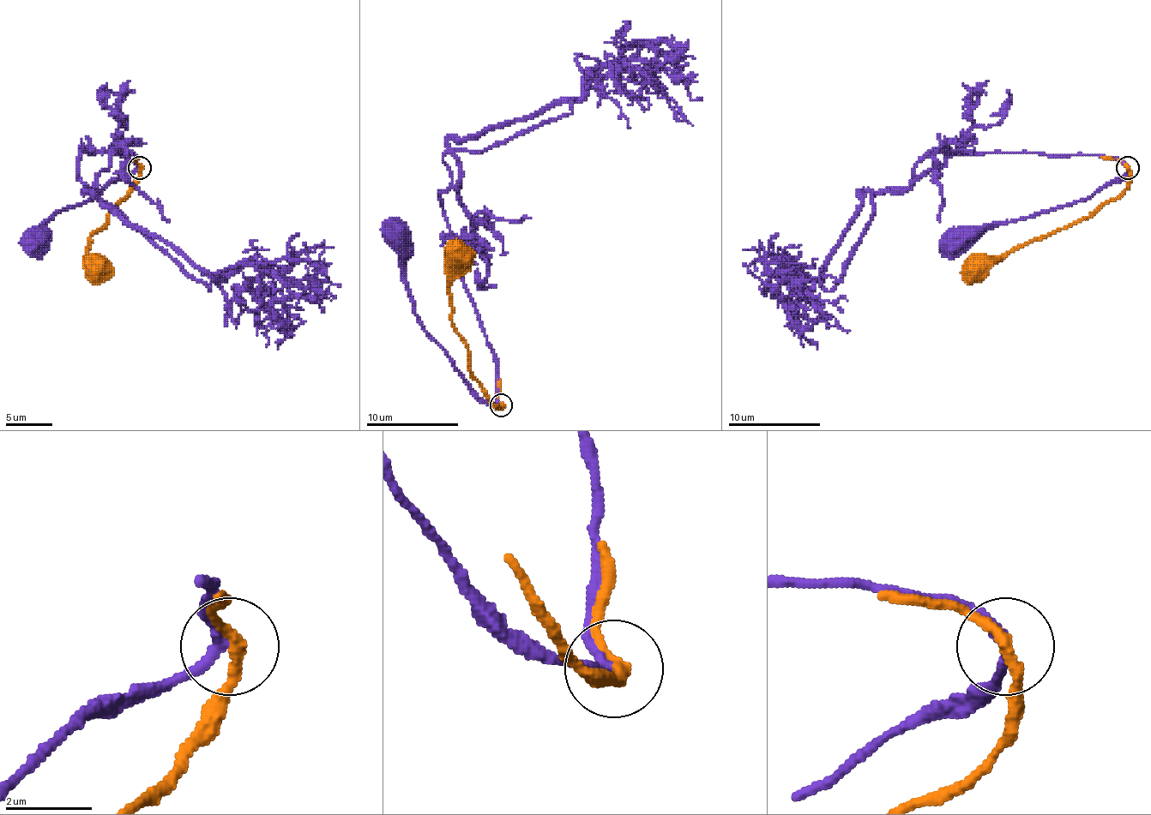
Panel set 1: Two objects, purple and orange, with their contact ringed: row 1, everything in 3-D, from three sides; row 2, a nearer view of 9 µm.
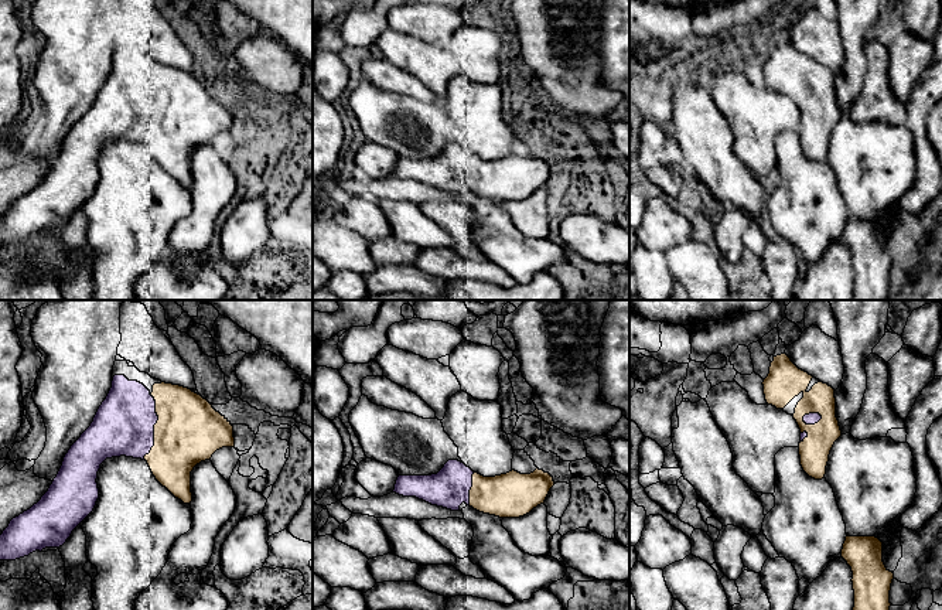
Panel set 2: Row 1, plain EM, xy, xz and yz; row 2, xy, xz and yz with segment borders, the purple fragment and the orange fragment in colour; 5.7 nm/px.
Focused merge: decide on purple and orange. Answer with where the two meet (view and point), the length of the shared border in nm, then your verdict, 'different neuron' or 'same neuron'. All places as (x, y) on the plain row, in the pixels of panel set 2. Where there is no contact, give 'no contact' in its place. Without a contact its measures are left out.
xy (153, 111) | 380 nm | different neuron

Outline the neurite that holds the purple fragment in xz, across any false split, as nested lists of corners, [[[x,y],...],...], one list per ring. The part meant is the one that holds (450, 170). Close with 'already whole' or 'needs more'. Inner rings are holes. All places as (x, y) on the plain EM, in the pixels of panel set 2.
[[[448,143],[437,157],[399,159],[393,175],[458,194],[463,185],[470,188],[472,157],[474,154],[464,146]]]; already whole

